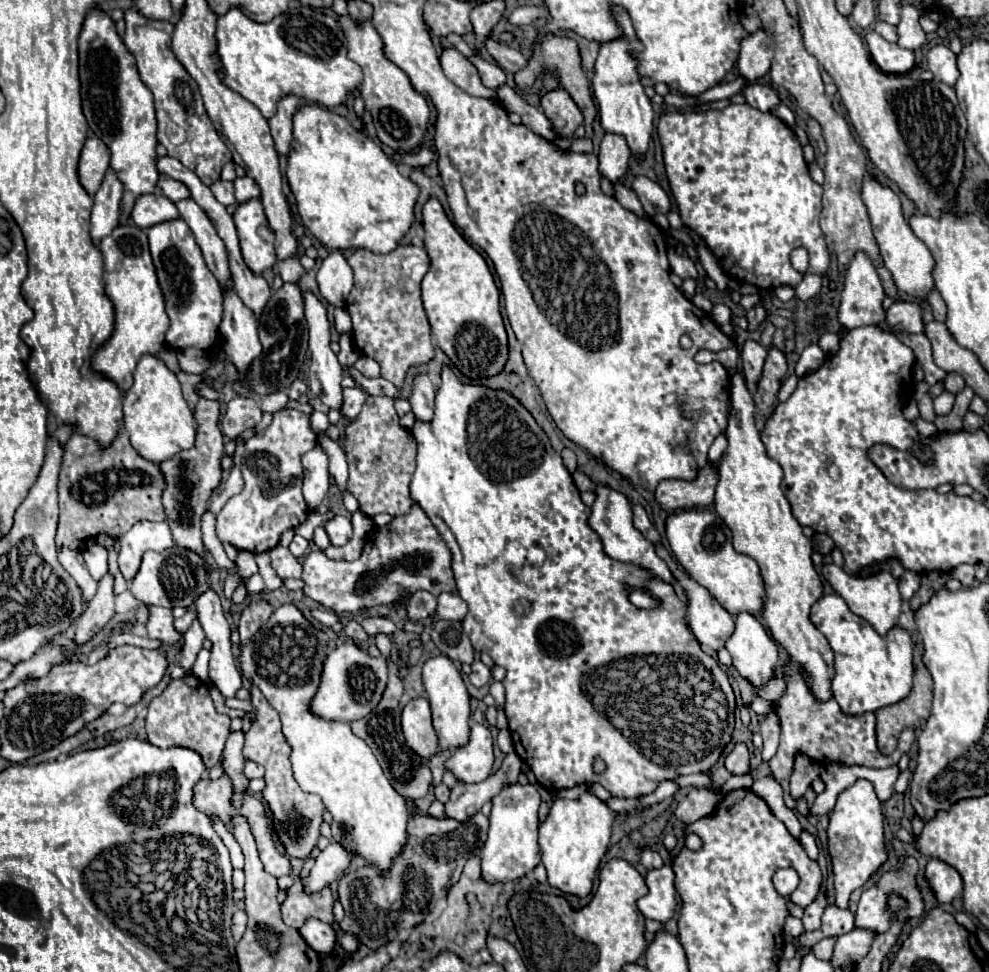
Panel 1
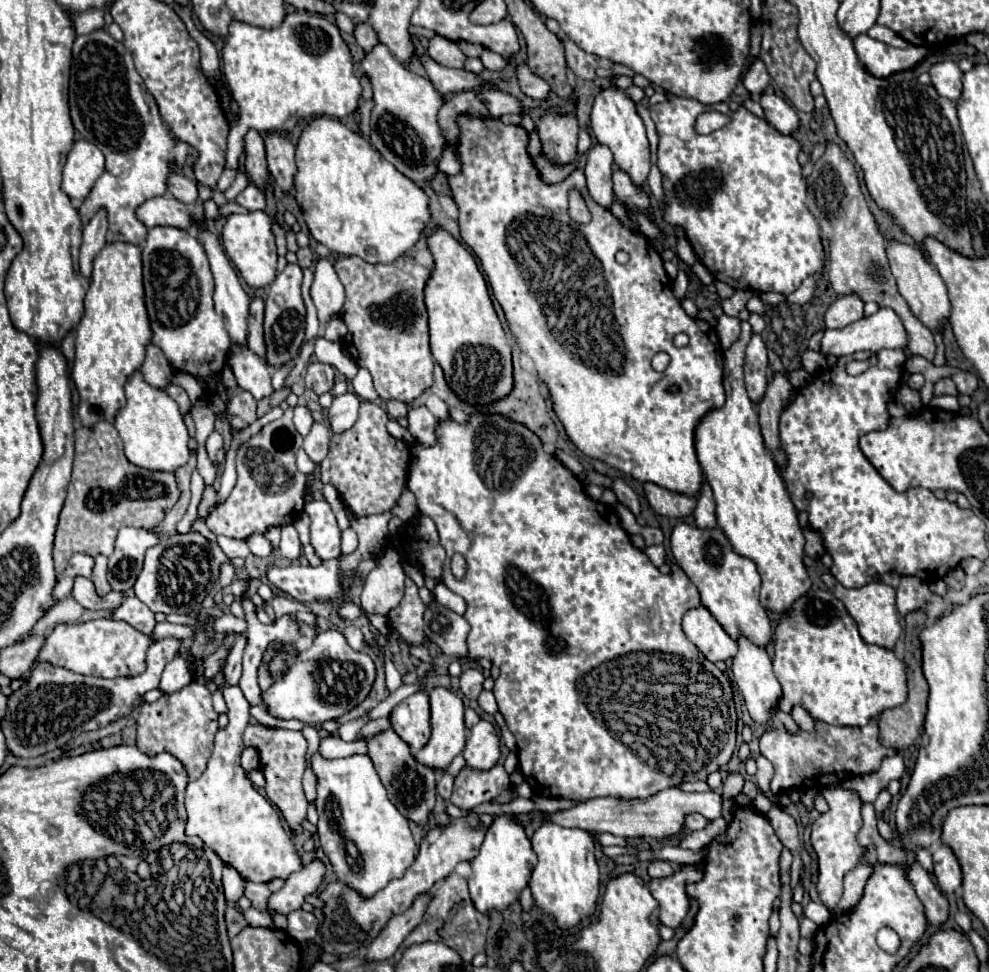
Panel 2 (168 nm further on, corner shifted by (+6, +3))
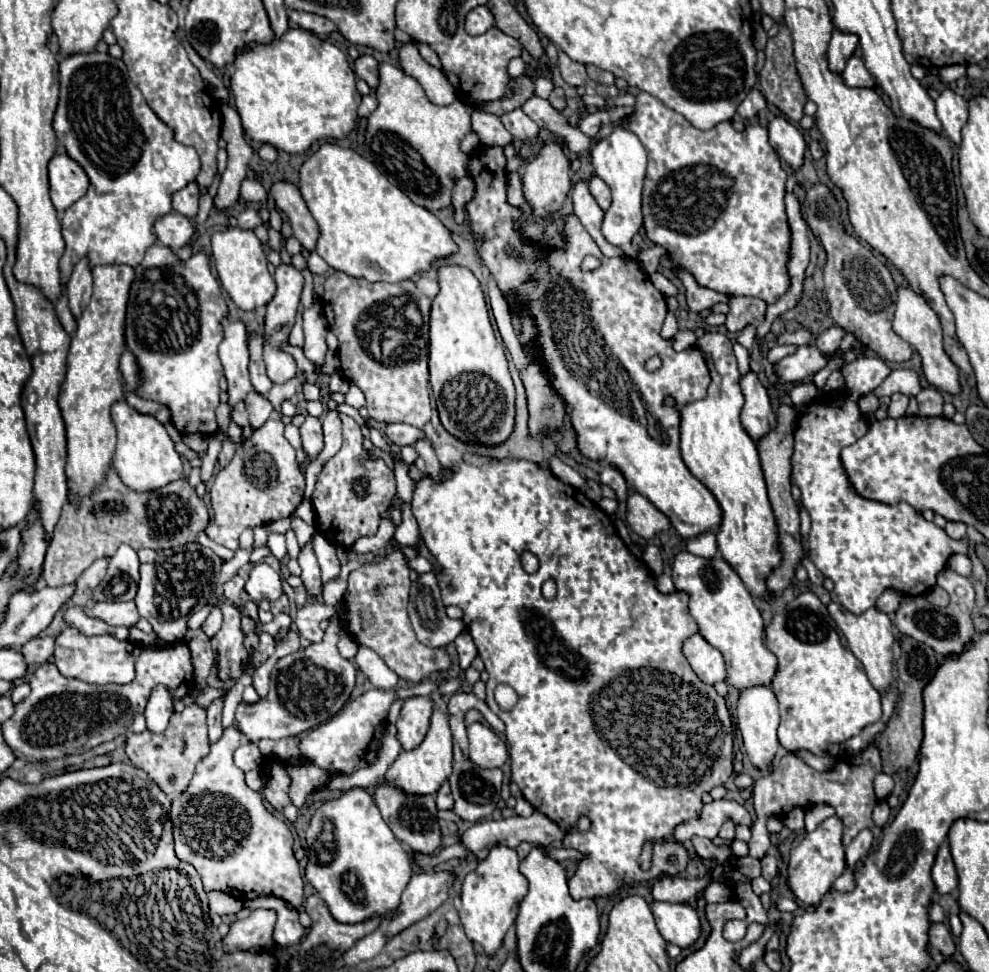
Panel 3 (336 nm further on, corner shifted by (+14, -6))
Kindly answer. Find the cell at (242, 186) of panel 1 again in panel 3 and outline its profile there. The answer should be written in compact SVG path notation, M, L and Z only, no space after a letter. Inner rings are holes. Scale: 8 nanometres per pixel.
M244 208L240 214L238 214L238 226L244 228L244 230L252 230L254 226L262 224L260 220L260 214L256 208Z

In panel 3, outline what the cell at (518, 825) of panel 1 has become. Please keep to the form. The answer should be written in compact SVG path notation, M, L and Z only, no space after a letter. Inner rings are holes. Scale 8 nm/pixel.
M496 844L490 848L490 854L476 866L476 870L472 870L462 882L460 920L464 924L468 938L474 944L480 944L484 952L490 956L500 948L502 938L506 936L508 928L514 924L520 900L528 892L528 880L518 870L518 864L520 860L514 848Z

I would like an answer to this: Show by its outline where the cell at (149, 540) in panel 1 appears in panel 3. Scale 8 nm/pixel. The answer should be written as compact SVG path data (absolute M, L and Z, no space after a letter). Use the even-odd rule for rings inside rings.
M122 544L108 562L104 580L94 590L94 600L128 602L134 600L138 588L138 554L128 544Z

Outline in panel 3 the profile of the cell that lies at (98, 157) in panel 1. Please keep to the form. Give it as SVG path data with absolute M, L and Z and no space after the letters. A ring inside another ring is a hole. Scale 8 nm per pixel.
M68 154L54 156L48 164L48 172L50 172L50 198L58 214L62 214L76 200L80 200L90 188L90 180L84 168Z

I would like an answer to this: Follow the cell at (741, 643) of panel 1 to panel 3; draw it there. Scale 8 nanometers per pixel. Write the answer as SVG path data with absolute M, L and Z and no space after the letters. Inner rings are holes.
M750 686L740 692L738 698L738 708L736 708L736 718L738 718L738 728L742 732L742 740L746 746L746 752L752 760L754 766L758 768L768 768L770 760L774 758L778 750L778 736L776 728L780 724L778 716L778 702L770 686Z

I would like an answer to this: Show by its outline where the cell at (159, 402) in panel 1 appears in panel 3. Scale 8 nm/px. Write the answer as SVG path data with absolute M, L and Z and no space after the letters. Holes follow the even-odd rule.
M126 398L112 406L112 420L118 430L118 442L112 466L116 468L120 480L132 490L156 490L182 478L182 458L174 448L172 438L166 428L150 414L134 410Z

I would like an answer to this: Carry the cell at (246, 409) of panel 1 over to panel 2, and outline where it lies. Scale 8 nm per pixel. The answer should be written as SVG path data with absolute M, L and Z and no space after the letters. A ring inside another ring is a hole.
M248 391L234 395L228 403L226 419L236 429L244 429L246 425L250 425L252 421L256 421L256 399Z

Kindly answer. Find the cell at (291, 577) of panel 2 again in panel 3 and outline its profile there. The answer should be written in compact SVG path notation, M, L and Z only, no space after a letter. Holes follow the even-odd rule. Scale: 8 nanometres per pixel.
M258 562L250 572L250 578L246 582L246 592L254 602L260 602L260 600L274 602L284 594L284 588L274 568L270 568L266 562Z

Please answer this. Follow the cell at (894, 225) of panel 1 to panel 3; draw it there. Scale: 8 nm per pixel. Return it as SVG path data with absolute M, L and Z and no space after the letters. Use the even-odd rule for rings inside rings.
M908 284L898 288L898 302L896 302L896 314L894 314L894 332L904 338L908 344L914 346L914 350L922 356L922 366L924 366L924 376L926 380L950 394L960 392L958 384L958 368L950 360L950 356L944 352L942 346L942 326L938 320L938 314L930 308L928 300L922 294L916 294Z

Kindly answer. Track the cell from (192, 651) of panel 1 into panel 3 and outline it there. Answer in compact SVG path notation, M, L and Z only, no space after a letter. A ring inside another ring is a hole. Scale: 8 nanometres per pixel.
M156 686L150 694L150 700L148 700L148 706L144 710L144 716L146 716L146 724L148 724L148 730L160 734L166 730L168 722L170 722L170 716L174 712L174 696L172 692L166 688L166 686Z

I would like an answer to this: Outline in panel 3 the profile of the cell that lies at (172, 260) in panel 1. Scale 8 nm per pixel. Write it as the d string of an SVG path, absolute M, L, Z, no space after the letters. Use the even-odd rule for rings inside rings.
M154 244L136 266L126 314L126 346L136 354L142 370L140 398L166 404L180 434L206 434L218 430L214 410L218 406L222 366L218 344L222 342L220 318L228 314L222 288L210 272L208 256L198 252L182 262L170 248Z

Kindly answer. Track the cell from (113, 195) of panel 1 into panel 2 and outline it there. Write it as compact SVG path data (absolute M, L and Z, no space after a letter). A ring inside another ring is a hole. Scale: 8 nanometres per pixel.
M100 209L94 219L84 227L84 237L82 237L82 247L80 247L80 273L90 279L92 277L92 261L96 253L106 245L106 211Z

